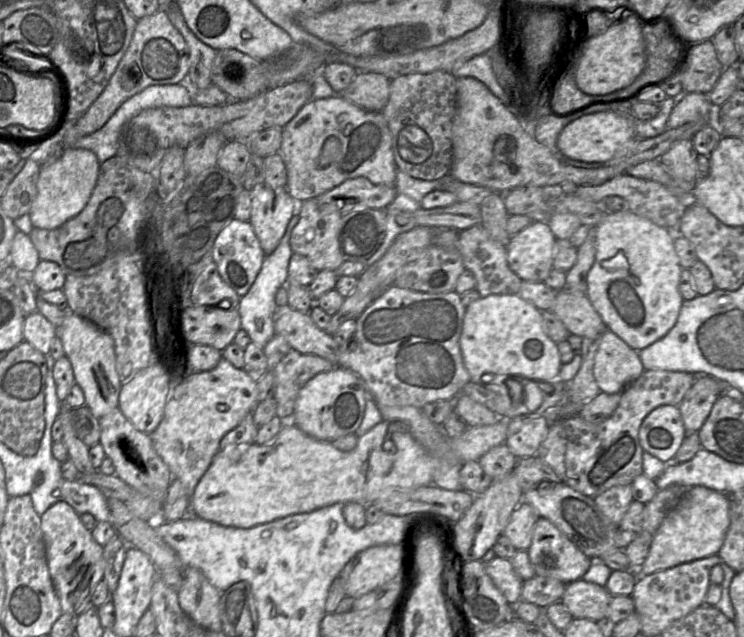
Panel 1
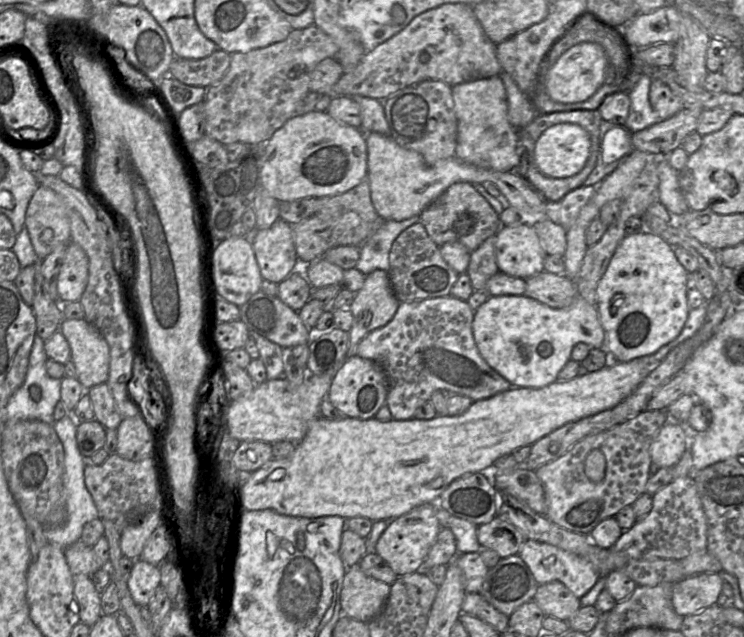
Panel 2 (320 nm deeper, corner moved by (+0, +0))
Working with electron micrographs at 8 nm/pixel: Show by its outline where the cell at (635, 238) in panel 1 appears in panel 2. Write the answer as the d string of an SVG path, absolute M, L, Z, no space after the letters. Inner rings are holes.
M642 230L621 240L596 292L596 307L605 331L604 349L611 361L628 362L654 354L678 337L690 311L687 274L673 247L660 236Z

